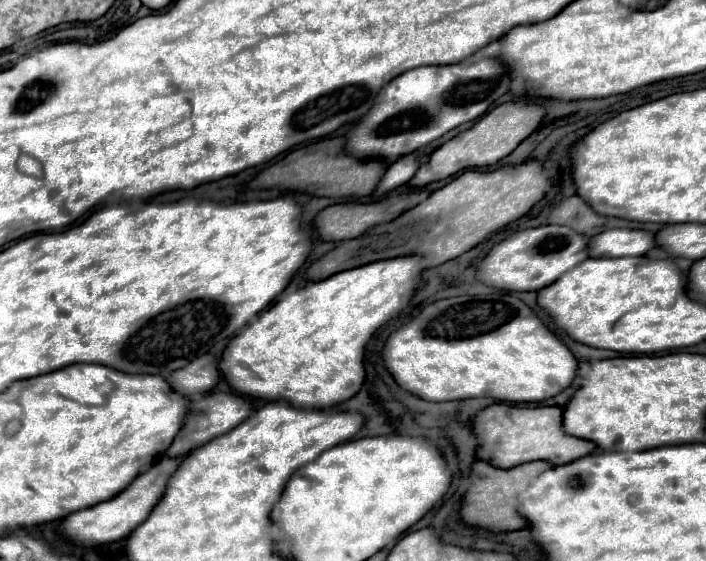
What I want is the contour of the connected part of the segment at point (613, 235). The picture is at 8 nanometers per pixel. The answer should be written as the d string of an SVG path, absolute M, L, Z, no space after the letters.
M614 228L590 240L592 258L618 258L618 256L644 256L656 246L654 232Z

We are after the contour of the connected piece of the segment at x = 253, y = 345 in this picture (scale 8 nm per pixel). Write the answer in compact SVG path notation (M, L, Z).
M416 256L378 260L338 272L328 280L310 282L260 312L254 322L226 346L220 364L224 378L228 368L228 382L236 392L264 400L286 400L296 408L328 408L340 404L352 398L364 382L364 348L368 340L378 328L396 318L424 286L428 286L428 280Z

